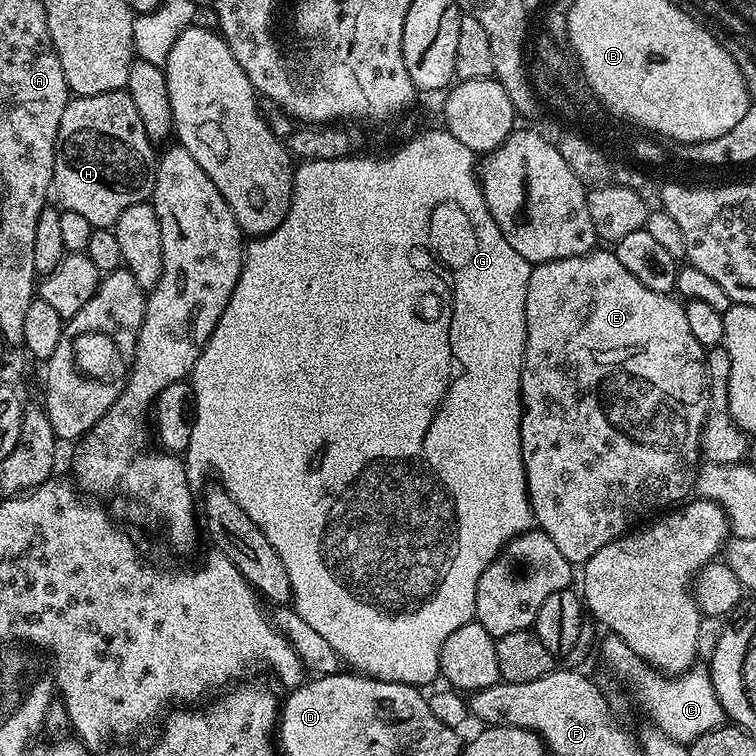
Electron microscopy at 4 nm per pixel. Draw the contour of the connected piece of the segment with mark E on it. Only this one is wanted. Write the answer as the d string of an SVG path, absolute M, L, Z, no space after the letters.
M593 250L587 252L584 256L551 260L545 264L535 265L530 274L530 286L526 286L526 350L524 351L522 382L520 383L520 406L523 408L524 413L520 419L520 445L522 446L522 462L524 463L524 473L526 474L526 486L528 487L528 501L532 507L532 519L538 525L539 531L545 532L549 536L554 542L554 546L558 546L558 551L562 554L562 558L566 558L573 566L584 565L591 556L598 554L598 550L602 550L602 546L606 546L612 540L616 540L619 536L624 535L625 532L635 525L632 523L635 520L642 519L647 512L652 512L655 508L664 510L669 506L679 505L693 495L696 487L698 465L702 460L700 454L700 431L708 413L706 350L698 342L698 338L694 338L694 334L690 334L690 326L686 322L686 314L684 313L684 304L671 295L663 296L662 294L654 294L654 290L646 290L646 286L642 286L642 282L638 282L638 278L634 278L634 274L629 274L626 266L622 266L622 262L618 262L615 251L600 251Z

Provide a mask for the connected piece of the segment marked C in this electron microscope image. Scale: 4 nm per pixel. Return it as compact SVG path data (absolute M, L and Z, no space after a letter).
M605 635L604 656L609 664L628 682L638 703L644 707L655 727L661 728L670 738L691 745L702 734L721 727L726 717L712 685L712 673L707 667L693 666L679 676L665 676L647 664L641 656L634 654L626 642L616 636Z

